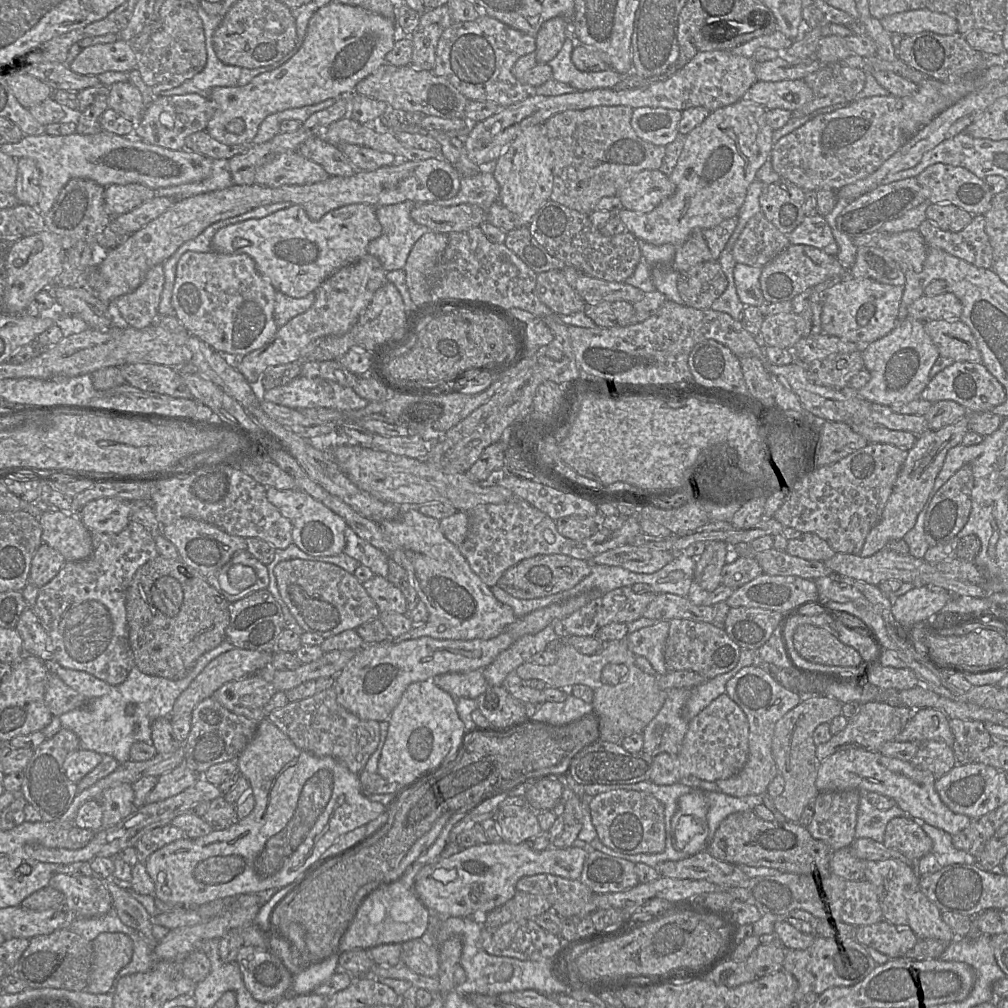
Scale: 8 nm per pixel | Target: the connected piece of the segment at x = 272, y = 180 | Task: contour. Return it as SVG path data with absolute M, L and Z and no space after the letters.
M293 151L282 153L261 166L255 174L255 183L266 187L305 185L321 182L329 177L321 165L298 151Z

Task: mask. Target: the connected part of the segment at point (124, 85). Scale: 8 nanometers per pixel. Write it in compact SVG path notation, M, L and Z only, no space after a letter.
M130 81L116 82L109 87L109 107L126 119L138 123L144 113L140 90Z

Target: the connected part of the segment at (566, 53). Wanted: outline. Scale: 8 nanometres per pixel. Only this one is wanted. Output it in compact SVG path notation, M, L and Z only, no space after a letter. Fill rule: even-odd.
M569 33L559 53L547 63L552 68L554 80L583 91L601 88L612 89L624 78L623 75L612 69L598 72L580 71L571 60L572 52L576 46L575 37Z

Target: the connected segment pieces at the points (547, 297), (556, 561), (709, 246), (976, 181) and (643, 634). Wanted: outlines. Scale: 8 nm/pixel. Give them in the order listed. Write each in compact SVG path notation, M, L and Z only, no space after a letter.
M563 269L550 270L537 275L536 295L557 315L583 311L586 302L567 282Z
M563 554L536 555L508 568L499 578L497 585L516 598L535 599L573 588L590 572L591 566L585 560Z
M738 216L707 229L695 229L676 247L672 269L683 272L702 262L718 261L738 223Z
M936 163L916 177L931 204L952 203L972 215L985 215L994 194L985 179L963 167Z
M660 620L652 626L628 633L626 637L629 649L636 656L645 657L657 671L656 675L663 675L668 672L664 659L664 647L669 626L668 620Z

